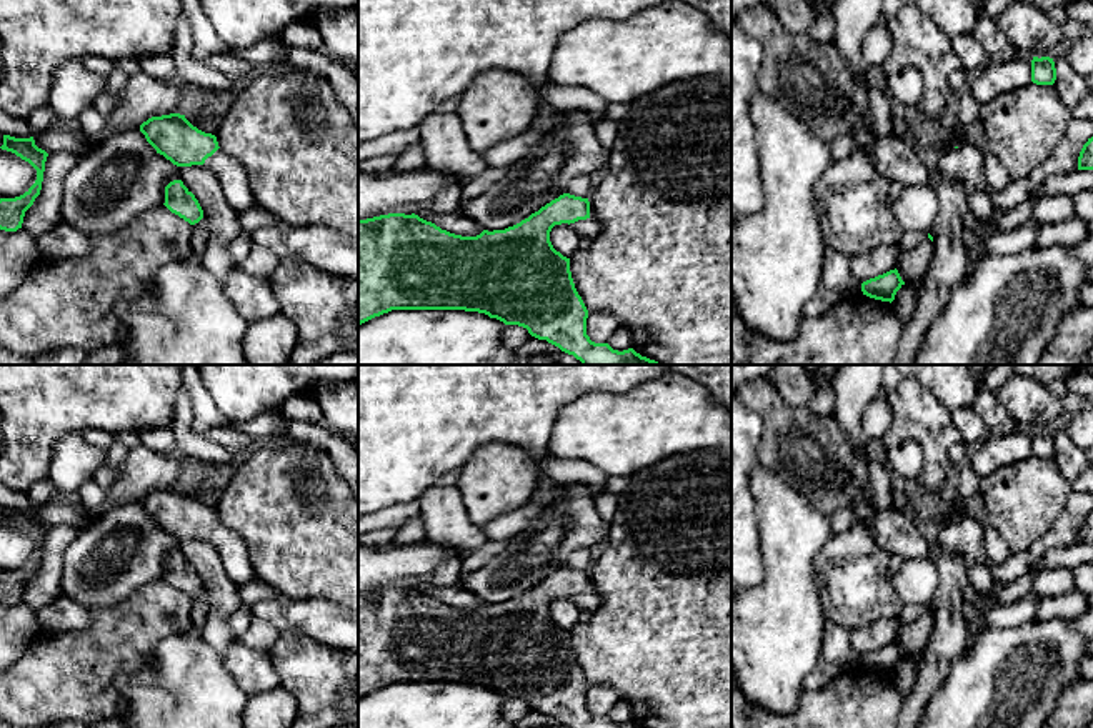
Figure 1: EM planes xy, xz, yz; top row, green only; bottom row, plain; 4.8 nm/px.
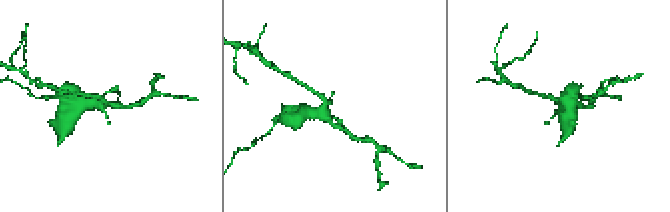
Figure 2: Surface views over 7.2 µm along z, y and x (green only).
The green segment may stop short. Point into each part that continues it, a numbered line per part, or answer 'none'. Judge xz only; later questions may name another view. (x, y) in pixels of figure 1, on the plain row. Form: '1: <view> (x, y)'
1: xz (590, 600)

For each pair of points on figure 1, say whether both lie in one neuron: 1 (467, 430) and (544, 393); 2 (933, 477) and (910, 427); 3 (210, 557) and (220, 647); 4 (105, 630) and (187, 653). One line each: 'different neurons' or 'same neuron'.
1: same neuron
2: same neuron
3: same neuron
4: different neurons

